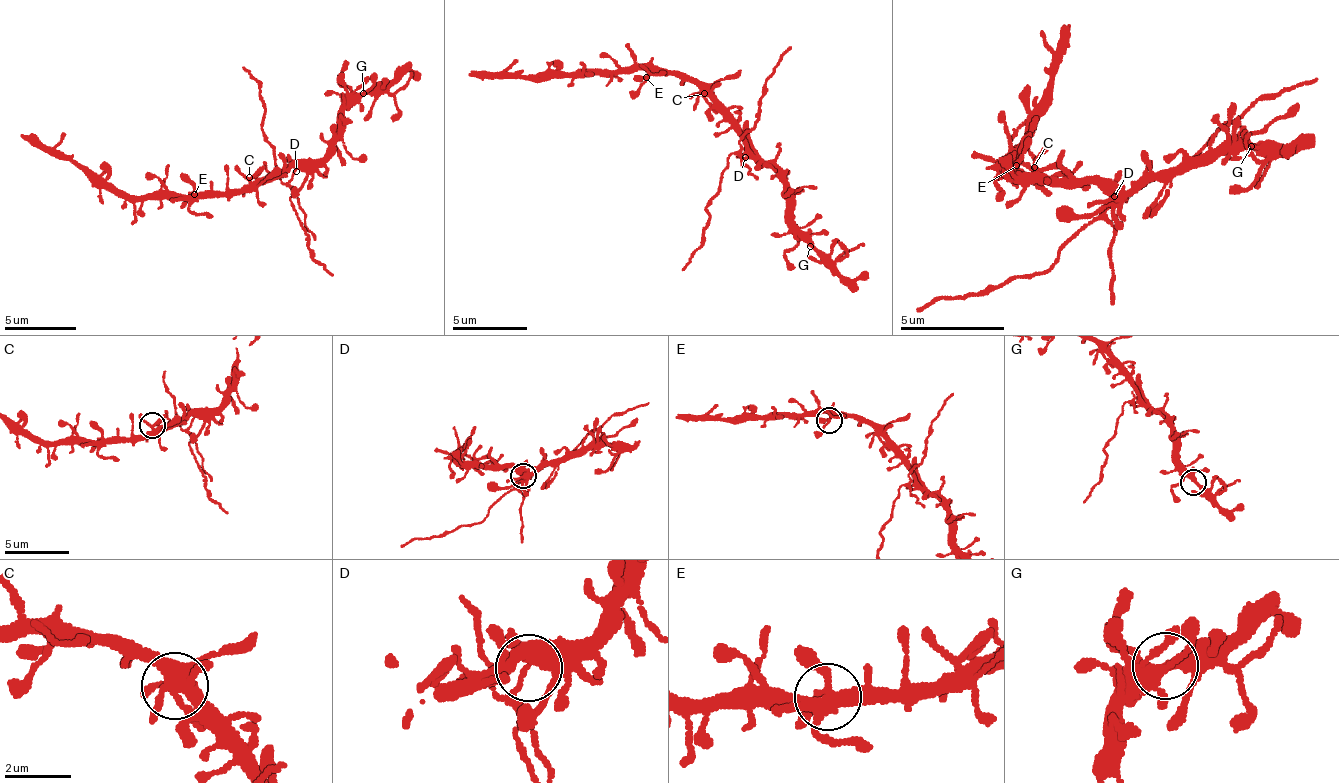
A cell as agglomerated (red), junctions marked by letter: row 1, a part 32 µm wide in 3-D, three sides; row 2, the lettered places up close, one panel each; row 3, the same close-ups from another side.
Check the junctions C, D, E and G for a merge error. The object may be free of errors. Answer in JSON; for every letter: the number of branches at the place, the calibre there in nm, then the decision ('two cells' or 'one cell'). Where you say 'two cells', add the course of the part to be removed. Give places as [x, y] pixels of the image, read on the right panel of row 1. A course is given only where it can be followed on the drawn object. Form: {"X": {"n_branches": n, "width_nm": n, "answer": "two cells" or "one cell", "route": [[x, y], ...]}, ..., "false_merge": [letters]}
{"C": {"n_branches": 7, "width_nm": 340, "answer": "one cell"}, "D": {"n_branches": 5, "width_nm": 360, "answer": "two cells", "route": [[1115, 195], [1107, 205], [1176, 171], [1252, 106], [1318, 78]]}, "E": {"n_branches": 6, "width_nm": 340, "answer": "one cell"}, "G": {"n_branches": 5, "width_nm": 320, "answer": "one cell"}, "false_merge": ["D"]}

